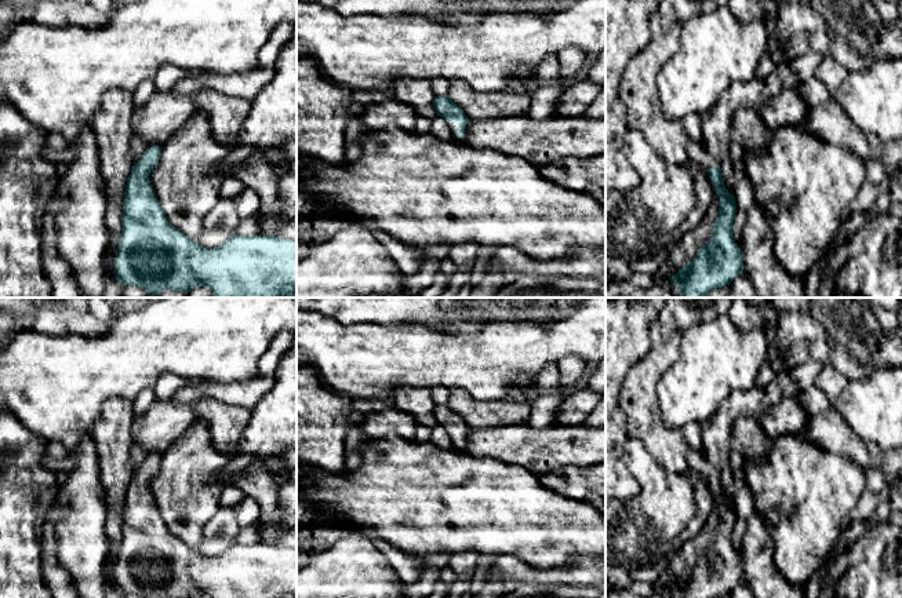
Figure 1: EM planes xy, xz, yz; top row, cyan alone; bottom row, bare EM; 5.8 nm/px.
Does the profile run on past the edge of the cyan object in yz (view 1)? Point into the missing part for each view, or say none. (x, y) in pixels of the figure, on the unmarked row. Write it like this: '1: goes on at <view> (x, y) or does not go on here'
1: goes on at yz (697, 460)

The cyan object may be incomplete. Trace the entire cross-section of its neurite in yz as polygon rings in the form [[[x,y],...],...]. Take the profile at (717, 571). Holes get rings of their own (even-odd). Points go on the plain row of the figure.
[[[702,448],[690,449],[687,463],[688,468],[701,473],[708,480],[714,500],[720,506],[719,522],[712,547],[698,558],[692,570],[683,575],[669,588],[679,598],[716,598],[730,594],[743,579],[742,559],[732,544],[736,511],[734,503],[725,497],[720,471],[708,460]]]

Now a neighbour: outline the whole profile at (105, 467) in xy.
[[[113,397],[102,405],[91,431],[99,457],[108,513],[124,511],[127,486],[132,477],[130,448],[134,420],[132,401]]]

